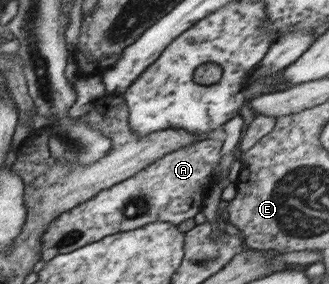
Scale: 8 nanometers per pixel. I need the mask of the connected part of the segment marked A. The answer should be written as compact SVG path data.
M202 139L194 144L186 145L185 148L173 150L169 154L163 154L143 170L133 174L114 186L100 190L94 197L89 198L74 209L64 211L60 217L48 224L42 236L42 253L40 260L50 261L52 257L59 254L66 254L80 248L81 246L99 241L102 237L111 234L134 230L153 222L169 222L173 225L180 224L186 218L192 218L196 212L188 210L196 204L200 206L200 200L210 184L210 170L220 158L220 140Z

